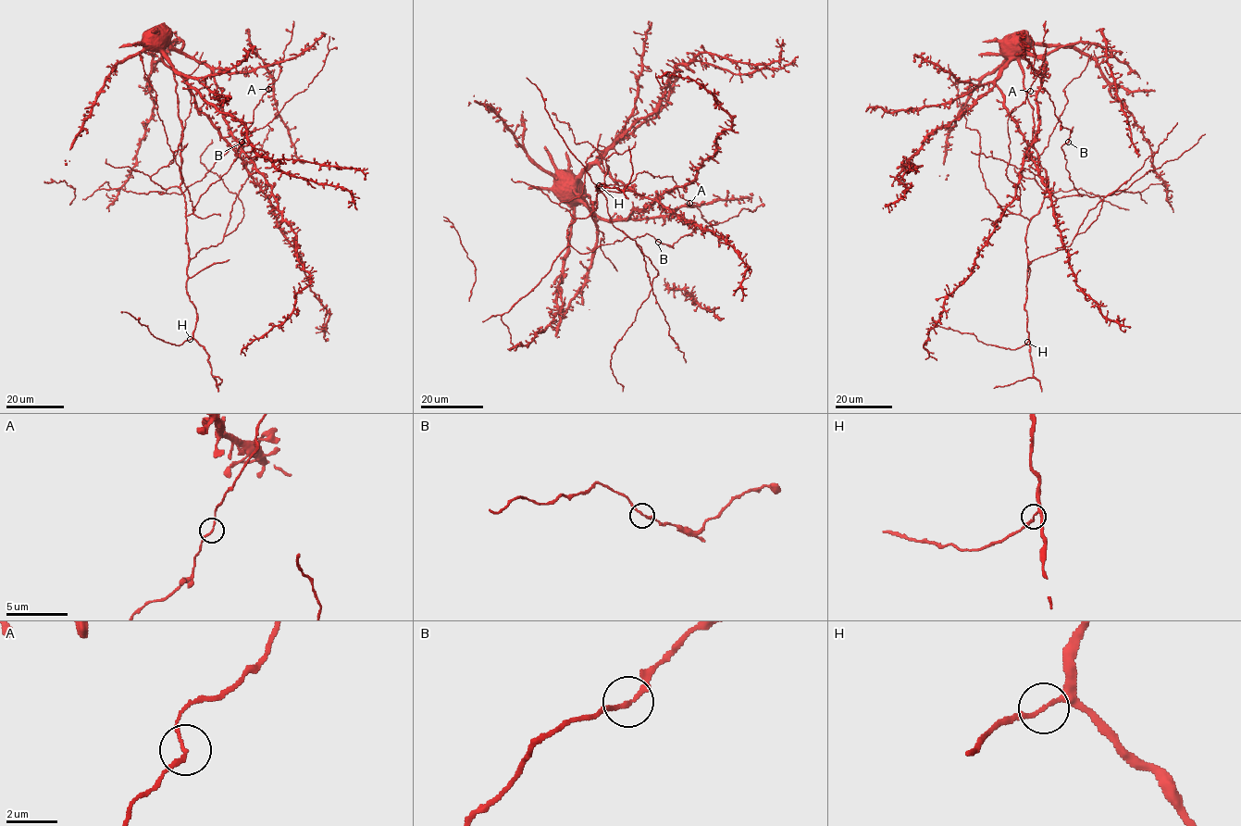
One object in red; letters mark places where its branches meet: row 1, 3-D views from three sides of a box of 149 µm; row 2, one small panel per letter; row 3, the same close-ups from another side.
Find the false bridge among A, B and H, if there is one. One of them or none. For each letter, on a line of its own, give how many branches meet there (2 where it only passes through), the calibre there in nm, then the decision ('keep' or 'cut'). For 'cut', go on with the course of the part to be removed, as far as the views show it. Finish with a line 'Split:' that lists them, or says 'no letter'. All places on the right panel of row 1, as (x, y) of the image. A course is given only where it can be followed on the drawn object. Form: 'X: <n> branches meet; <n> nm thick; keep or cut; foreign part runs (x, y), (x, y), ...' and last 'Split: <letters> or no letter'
A: 2 branches meet; 140 nm thick; keep
B: 2 branches meet; 160 nm thick; keep
H: 2 branches meet; 140 nm thick; keep
Split: no letter

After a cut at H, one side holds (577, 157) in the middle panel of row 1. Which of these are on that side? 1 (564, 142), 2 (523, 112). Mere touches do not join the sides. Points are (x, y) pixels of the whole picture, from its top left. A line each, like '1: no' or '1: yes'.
1: yes
2: no

